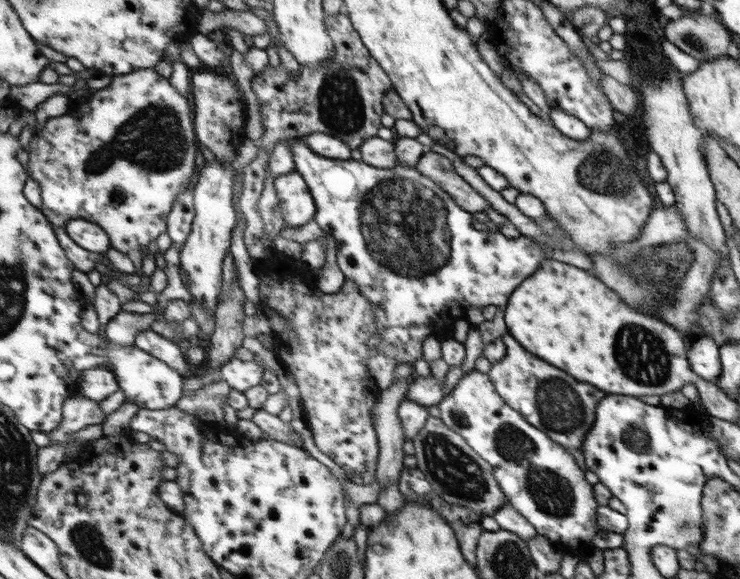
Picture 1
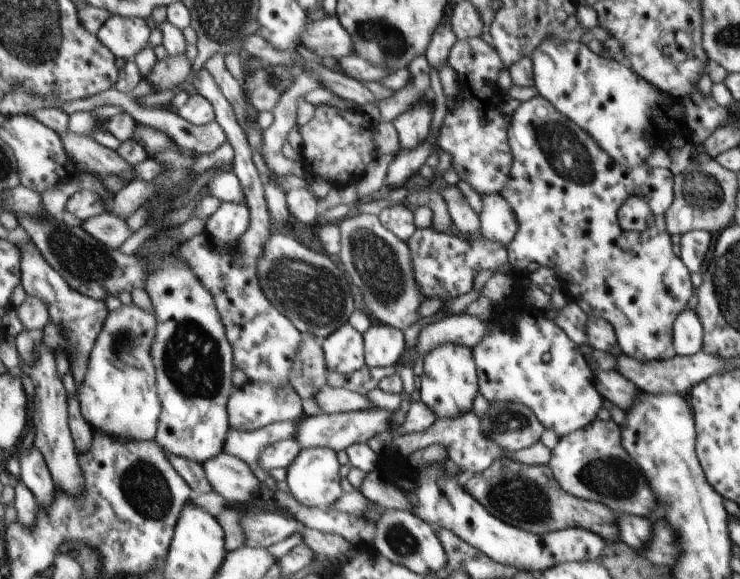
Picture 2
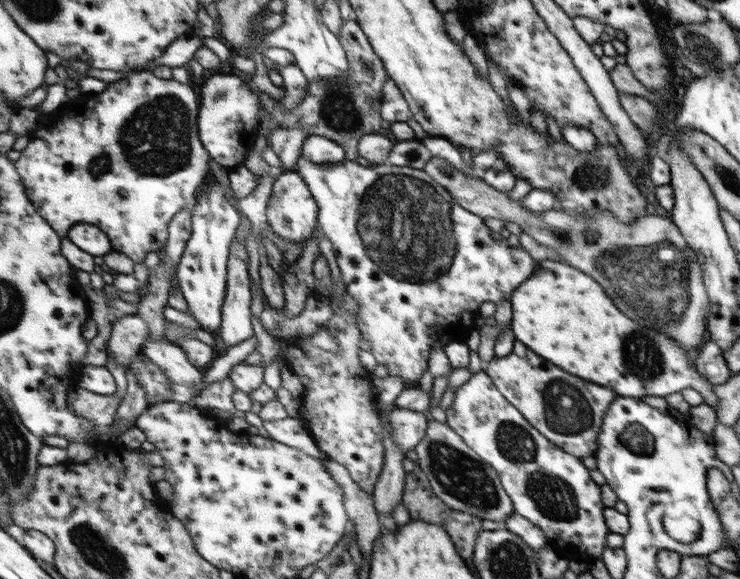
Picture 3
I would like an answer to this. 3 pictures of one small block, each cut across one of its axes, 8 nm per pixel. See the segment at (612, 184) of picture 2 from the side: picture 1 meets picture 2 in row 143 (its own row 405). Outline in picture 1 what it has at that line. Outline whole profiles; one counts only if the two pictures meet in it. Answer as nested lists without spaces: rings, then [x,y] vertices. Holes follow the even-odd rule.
[[[510,334],[500,337],[507,346],[506,356],[488,370],[496,390],[508,406],[520,411],[529,423],[545,431],[557,443],[568,449],[583,450],[584,437],[596,422],[596,405],[604,400],[604,392],[586,382],[574,380],[566,372],[526,352]]]

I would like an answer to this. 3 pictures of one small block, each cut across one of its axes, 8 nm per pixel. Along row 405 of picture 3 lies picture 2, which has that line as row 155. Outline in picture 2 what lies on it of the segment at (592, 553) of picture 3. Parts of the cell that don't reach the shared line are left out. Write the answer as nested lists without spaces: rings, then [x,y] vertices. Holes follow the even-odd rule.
[[[482,37],[470,40],[457,40],[452,46],[448,64],[456,72],[457,82],[463,83],[453,108],[448,108],[441,124],[438,144],[442,151],[452,156],[451,168],[458,178],[467,182],[476,191],[476,196],[482,194],[500,194],[508,186],[511,179],[511,166],[514,163],[511,145],[508,144],[508,128],[512,126],[512,115],[504,116],[499,105],[505,97],[498,86],[498,76],[504,66],[491,45]]]

